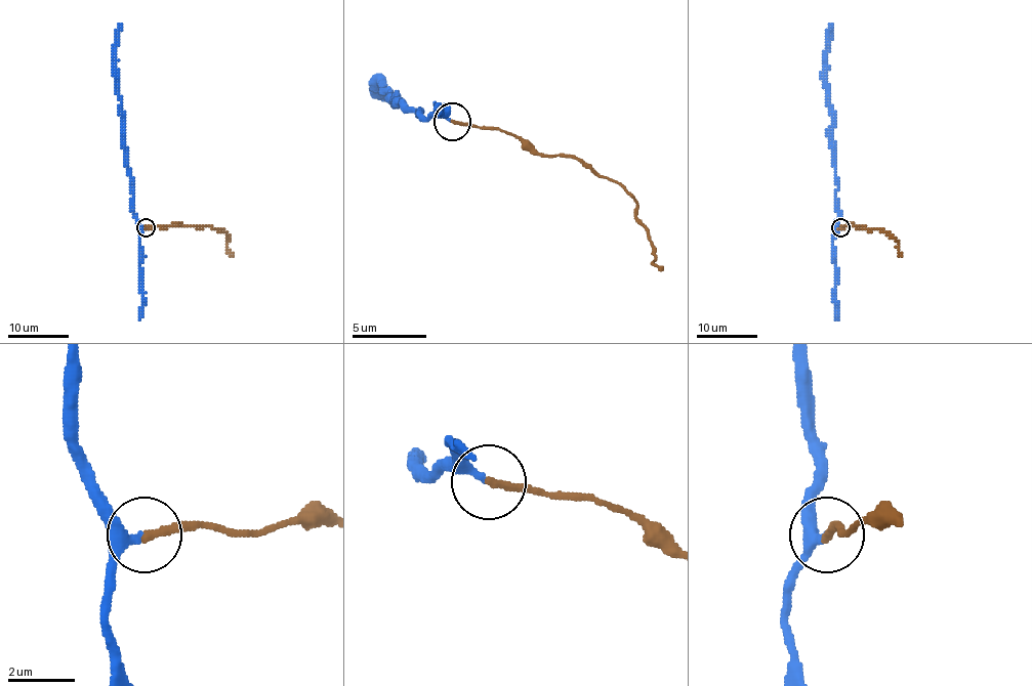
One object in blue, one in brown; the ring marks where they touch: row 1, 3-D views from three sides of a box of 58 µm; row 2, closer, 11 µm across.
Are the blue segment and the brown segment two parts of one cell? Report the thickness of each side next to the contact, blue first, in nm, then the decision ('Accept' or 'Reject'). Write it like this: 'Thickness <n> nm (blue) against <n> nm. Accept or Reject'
Thickness 200 nm (blue) against 240 nm. Accept

